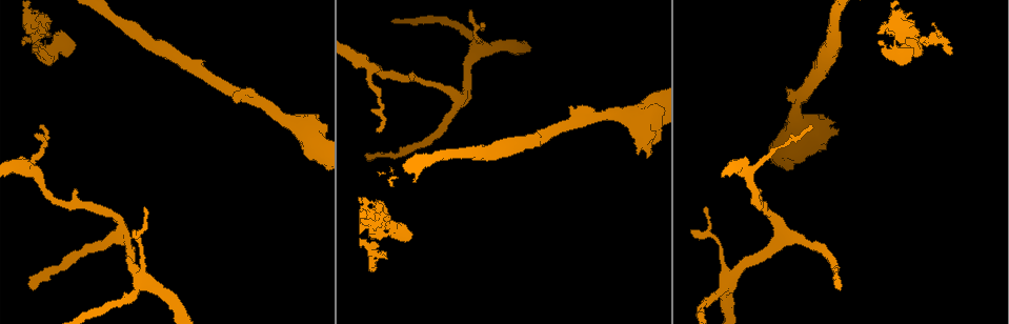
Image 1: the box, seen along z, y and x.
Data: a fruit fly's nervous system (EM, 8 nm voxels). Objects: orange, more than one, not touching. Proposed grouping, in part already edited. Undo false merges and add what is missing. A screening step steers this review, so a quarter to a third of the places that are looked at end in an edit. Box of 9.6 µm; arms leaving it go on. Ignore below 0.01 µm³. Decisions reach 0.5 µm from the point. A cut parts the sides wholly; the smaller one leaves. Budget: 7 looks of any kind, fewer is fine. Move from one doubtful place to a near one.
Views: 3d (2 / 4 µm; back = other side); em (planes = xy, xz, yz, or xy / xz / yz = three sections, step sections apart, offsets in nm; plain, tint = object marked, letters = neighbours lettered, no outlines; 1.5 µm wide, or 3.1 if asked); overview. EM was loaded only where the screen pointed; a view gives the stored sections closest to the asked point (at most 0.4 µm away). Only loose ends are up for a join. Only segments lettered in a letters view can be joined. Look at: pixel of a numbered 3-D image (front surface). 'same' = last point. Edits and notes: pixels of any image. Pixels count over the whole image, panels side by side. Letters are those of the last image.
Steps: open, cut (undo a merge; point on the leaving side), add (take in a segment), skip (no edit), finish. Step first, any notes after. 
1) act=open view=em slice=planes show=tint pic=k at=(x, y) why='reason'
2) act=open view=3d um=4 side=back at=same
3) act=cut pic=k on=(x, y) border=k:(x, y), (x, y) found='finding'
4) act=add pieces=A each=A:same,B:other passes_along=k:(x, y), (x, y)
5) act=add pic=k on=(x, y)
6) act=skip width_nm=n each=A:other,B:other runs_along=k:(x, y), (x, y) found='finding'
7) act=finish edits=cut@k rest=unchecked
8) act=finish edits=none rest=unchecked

act=open view=em slice=planes show=letters pic=1 at=(378, 103) why='a narrow waist'

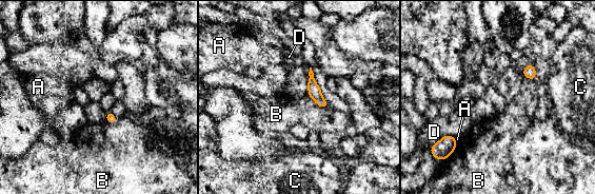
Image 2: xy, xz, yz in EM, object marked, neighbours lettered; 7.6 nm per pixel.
act=skip width_nm=100 each=A:other,B:other,C:other,D:other border=2:(308, 93), (318, 105), (329, 107) found='one neuron here'

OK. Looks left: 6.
act=open view=em slice=xz step=8 show=tint pic=1 at=(575, 120) why='branch point'

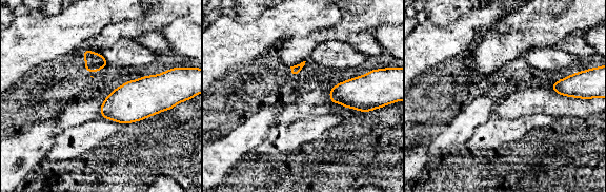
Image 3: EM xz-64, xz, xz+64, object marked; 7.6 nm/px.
act=open view=em slice=xz step=8 show=letters at=same why='what lies round it'

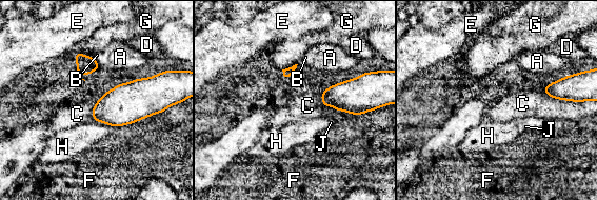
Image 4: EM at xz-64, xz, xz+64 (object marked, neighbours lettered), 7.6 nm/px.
act=skip each=A:other,B:other,C:other,D:other,E:other,F:other,G:other,H:other,J:other border=4:(319, 94), (324, 105), (354, 115) found='continuous, no second neuron'

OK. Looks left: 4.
act=open view=3d um=2 pic=1 at=(477, 46) why='sudden change in width'

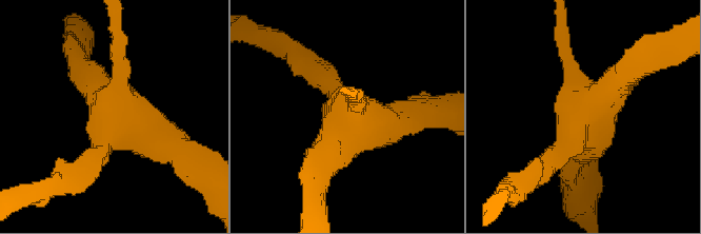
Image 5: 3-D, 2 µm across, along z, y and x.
act=open view=em slice=xz step=8 show=tint pic=5 at=(582, 106) arms=4 why='now the EM'

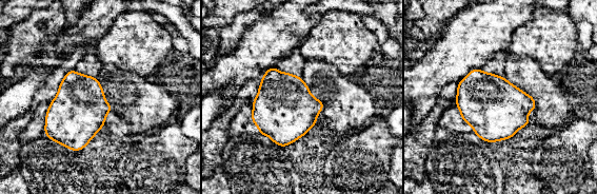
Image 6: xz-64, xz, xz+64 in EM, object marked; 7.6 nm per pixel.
act=open view=em slice=planes show=letters at=same why='another direction'

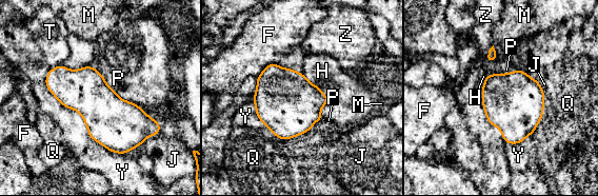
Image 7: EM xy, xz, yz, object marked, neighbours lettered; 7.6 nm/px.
act=skip each=F:other,H:other,J:other,M:other,P:other,Q:other,T:other,Y:other,Z:other border=7:(524, 71), (500, 73) found='all the same neuron'

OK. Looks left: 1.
act=finish edits=none rest=unchecked

